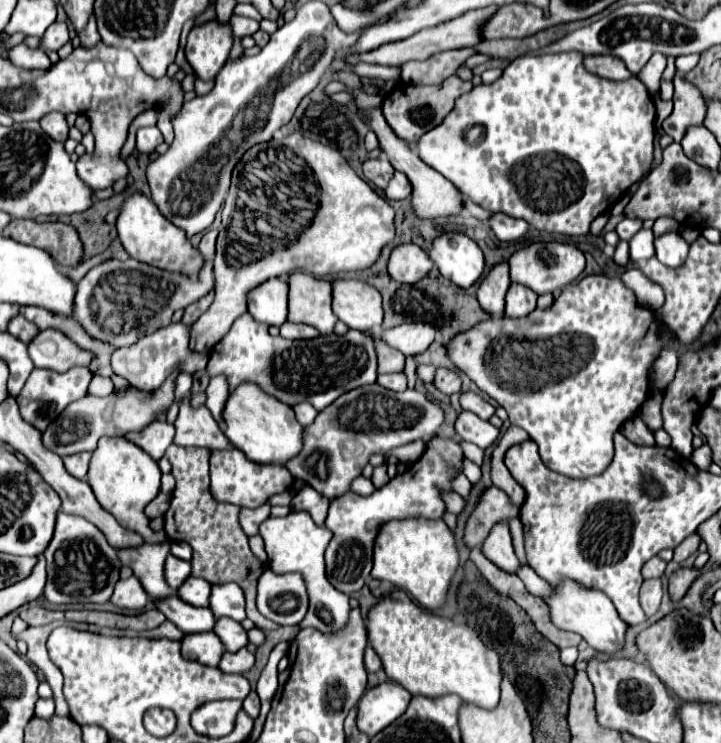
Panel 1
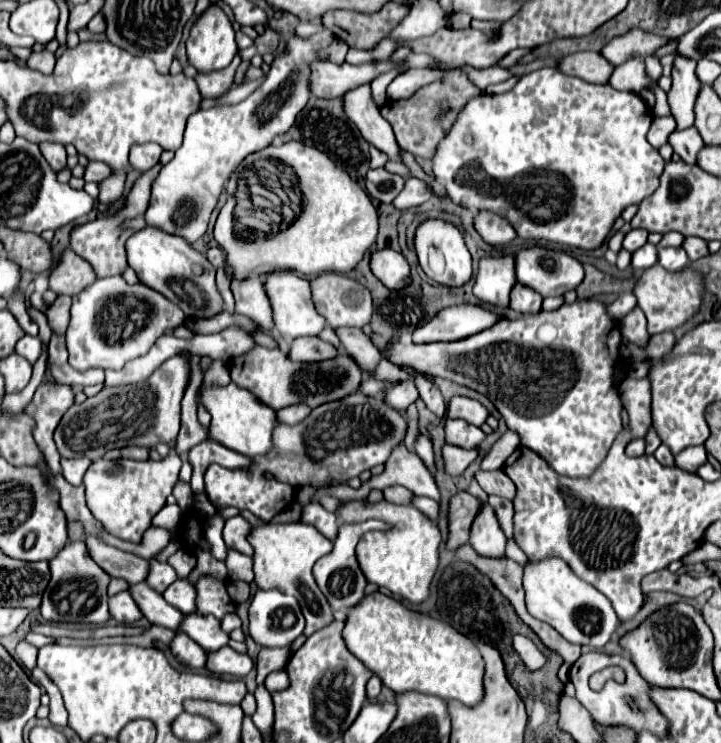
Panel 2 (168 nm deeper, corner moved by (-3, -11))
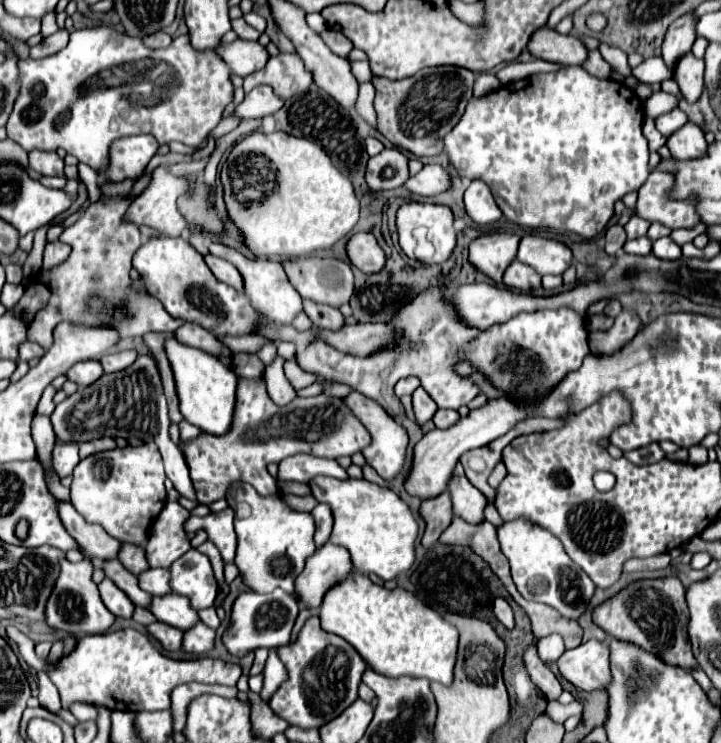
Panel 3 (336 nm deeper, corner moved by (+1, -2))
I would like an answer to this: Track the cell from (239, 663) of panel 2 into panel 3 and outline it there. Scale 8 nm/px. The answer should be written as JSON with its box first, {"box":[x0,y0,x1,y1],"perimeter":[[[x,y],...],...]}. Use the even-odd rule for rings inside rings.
{"box":[183,625,215,655],"perimeter":[[[207,625],[195,627],[195,631],[185,631],[187,639],[183,639],[183,651],[193,653],[193,655],[203,655],[209,653],[215,647],[215,631]]]}

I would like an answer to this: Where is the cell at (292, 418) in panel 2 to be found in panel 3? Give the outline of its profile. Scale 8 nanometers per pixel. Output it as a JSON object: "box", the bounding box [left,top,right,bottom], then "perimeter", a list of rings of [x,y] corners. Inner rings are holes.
{"box":[265,355,297,405],"perimeter":[[[277,355],[273,359],[273,363],[265,367],[267,393],[273,399],[273,403],[277,403],[277,405],[289,405],[297,397],[297,391],[291,387],[289,379],[283,373],[283,363],[285,363],[285,359],[281,355]]]}

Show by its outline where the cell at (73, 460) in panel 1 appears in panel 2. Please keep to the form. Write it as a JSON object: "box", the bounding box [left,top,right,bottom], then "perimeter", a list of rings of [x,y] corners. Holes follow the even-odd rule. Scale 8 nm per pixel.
{"box":[61,458,91,486],"perimeter":[[[61,458],[61,468],[63,468],[63,476],[69,484],[73,486],[81,486],[83,484],[83,476],[89,468],[91,460],[87,458],[77,458],[77,460],[67,460],[67,458]]]}

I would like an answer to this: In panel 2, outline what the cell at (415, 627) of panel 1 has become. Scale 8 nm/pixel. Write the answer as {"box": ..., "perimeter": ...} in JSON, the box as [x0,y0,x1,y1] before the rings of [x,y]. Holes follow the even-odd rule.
{"box":[343,592,483,706],"perimeter":[[[381,592],[367,594],[355,608],[349,610],[343,628],[343,642],[347,644],[351,654],[355,654],[371,672],[381,678],[381,682],[389,690],[397,694],[417,690],[423,694],[441,696],[443,700],[459,700],[465,706],[475,706],[483,698],[483,658],[475,644],[447,622],[421,612],[413,612],[399,600]]]}

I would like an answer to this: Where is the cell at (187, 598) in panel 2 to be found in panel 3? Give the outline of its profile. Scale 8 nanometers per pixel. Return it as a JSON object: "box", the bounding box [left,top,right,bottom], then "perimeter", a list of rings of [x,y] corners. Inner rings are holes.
{"box":[139,569,173,595],"perimeter":[[[151,569],[139,575],[139,585],[145,591],[151,591],[151,595],[169,595],[173,593],[171,589],[171,573],[169,569]]]}

